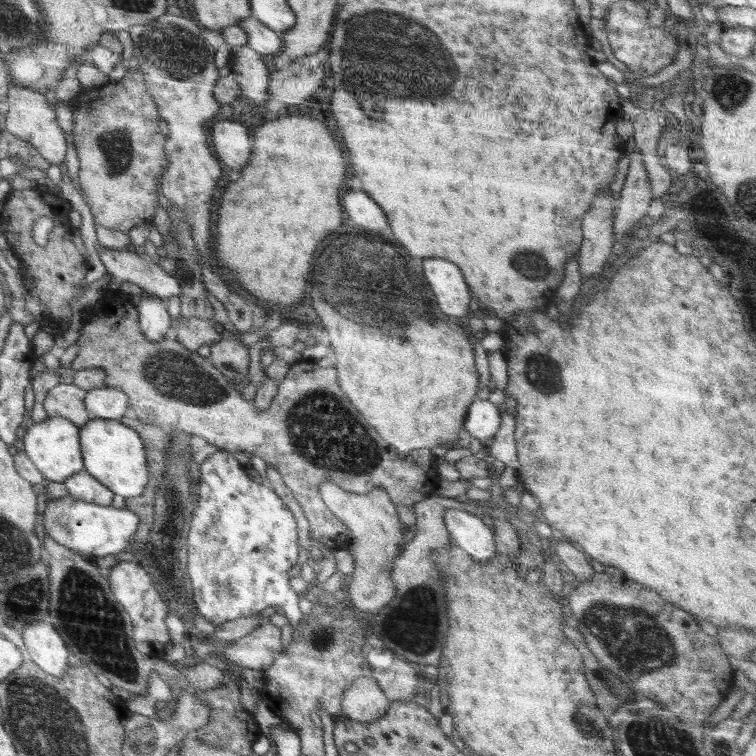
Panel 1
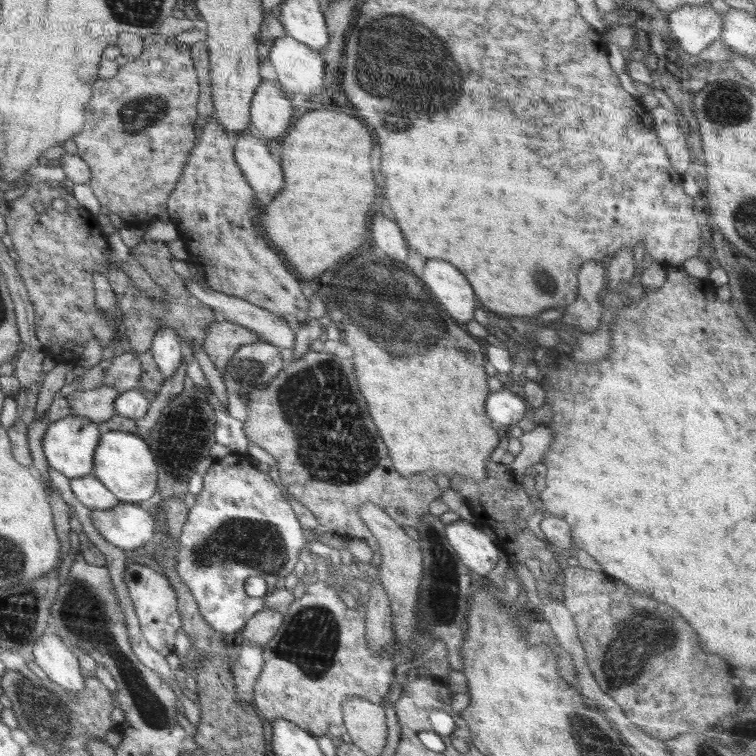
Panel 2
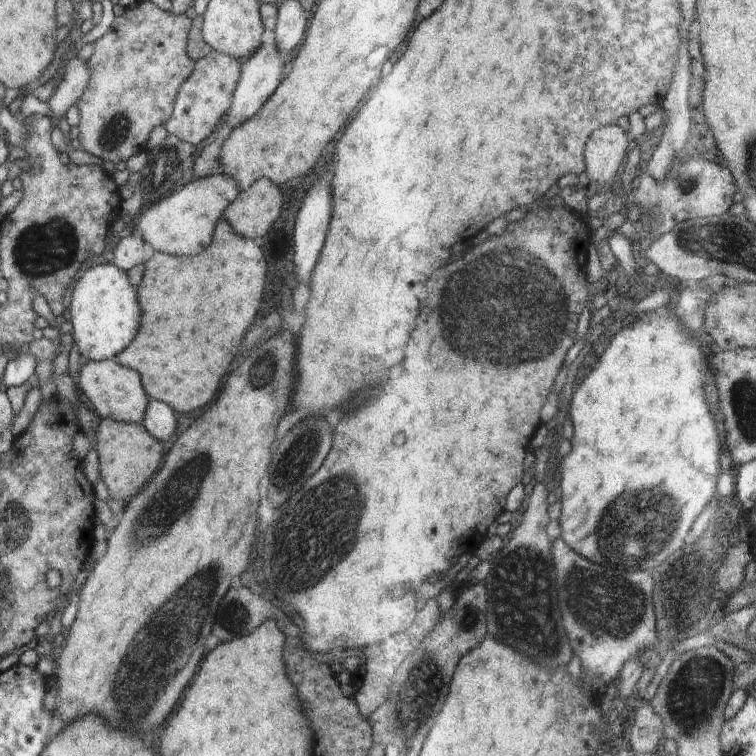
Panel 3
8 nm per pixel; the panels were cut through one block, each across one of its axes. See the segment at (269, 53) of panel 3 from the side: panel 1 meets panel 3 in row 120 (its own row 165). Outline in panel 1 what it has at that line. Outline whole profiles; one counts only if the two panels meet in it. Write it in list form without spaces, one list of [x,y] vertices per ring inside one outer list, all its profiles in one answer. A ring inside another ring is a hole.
[[[230,119],[215,121],[209,136],[210,146],[219,160],[238,171],[245,167],[253,149],[246,127]]]

